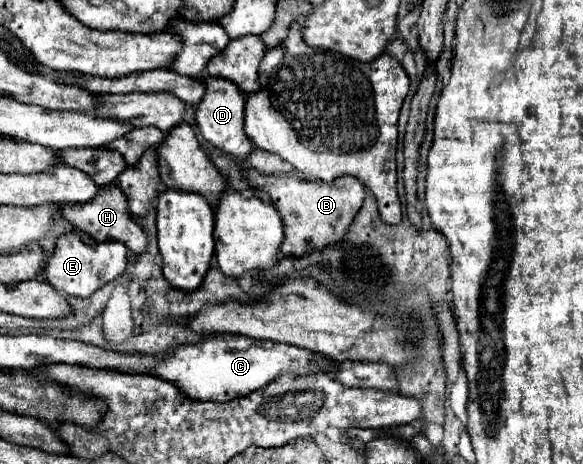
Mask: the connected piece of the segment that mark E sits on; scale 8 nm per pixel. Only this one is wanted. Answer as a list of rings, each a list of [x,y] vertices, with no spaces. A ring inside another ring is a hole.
[[[74,229],[56,239],[52,257],[46,257],[42,275],[60,293],[74,297],[88,297],[110,279],[124,273],[128,265],[128,249],[124,243],[100,243],[88,233]]]

